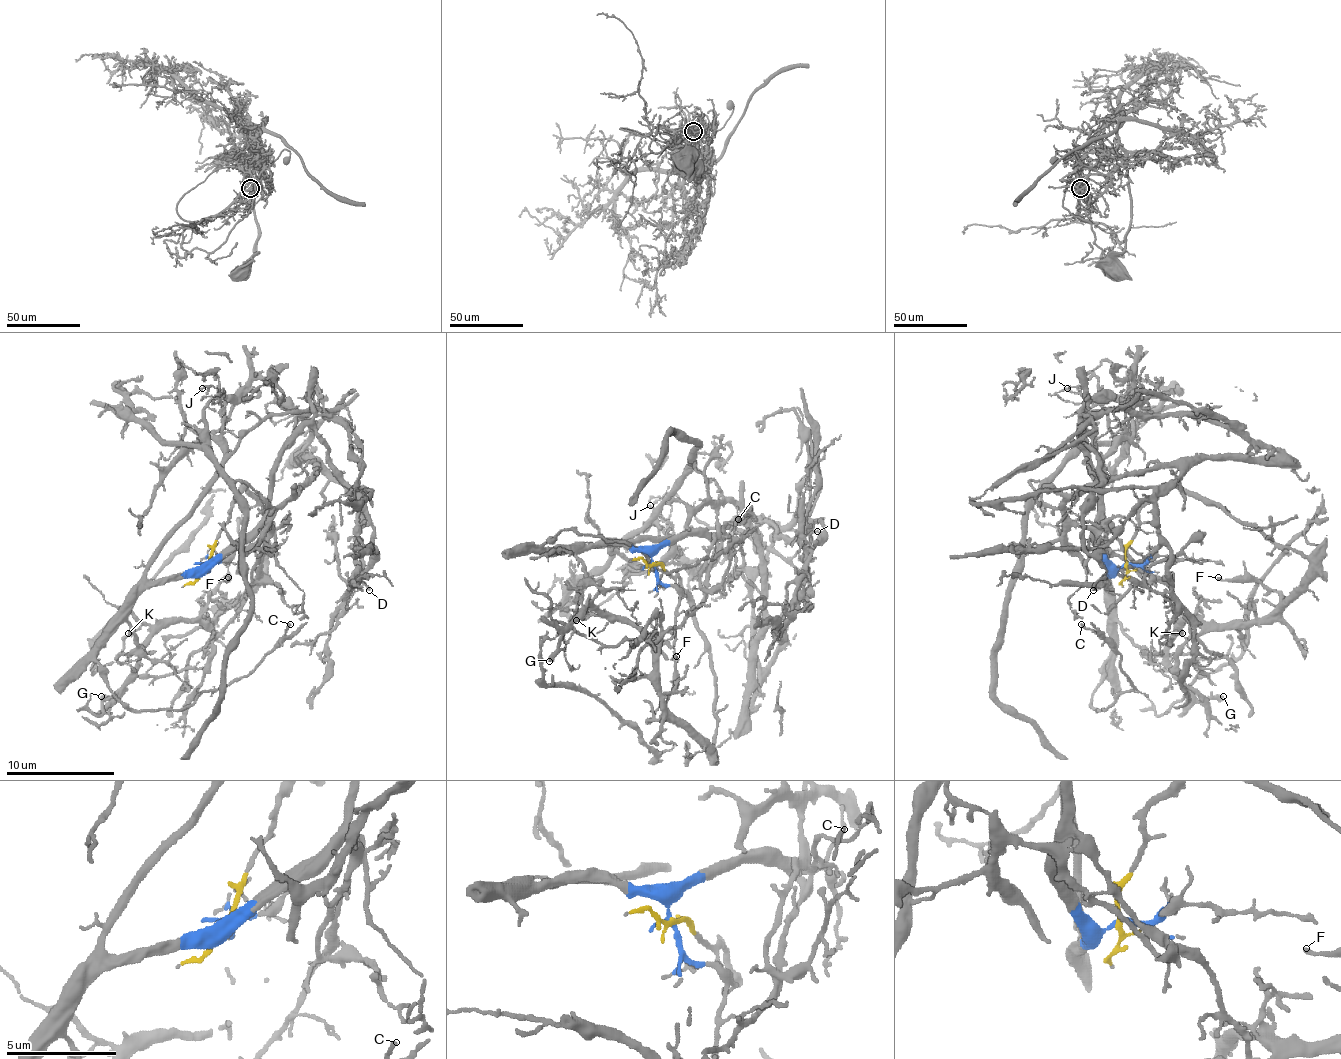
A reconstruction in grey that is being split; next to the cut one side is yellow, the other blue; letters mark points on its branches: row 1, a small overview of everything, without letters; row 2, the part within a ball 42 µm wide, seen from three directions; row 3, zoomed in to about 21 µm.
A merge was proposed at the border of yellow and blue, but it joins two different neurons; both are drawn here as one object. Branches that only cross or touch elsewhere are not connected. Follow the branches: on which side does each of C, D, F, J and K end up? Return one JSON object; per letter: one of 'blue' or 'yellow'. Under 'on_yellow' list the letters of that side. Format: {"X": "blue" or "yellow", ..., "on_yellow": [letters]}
{"C": "blue", "D": "blue", "F": "yellow", "J": "blue", "K": "yellow", "on_yellow": ["F", "K"]}

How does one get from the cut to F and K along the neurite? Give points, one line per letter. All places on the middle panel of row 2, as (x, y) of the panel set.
F: (652, 563), (679, 577), (706, 642), (717, 716), (709, 748), (665, 713), (676, 656)
K: (652, 563), (679, 577), (706, 642), (717, 716), (709, 748), (668, 710), (655, 648), (619, 620), (576, 620)

